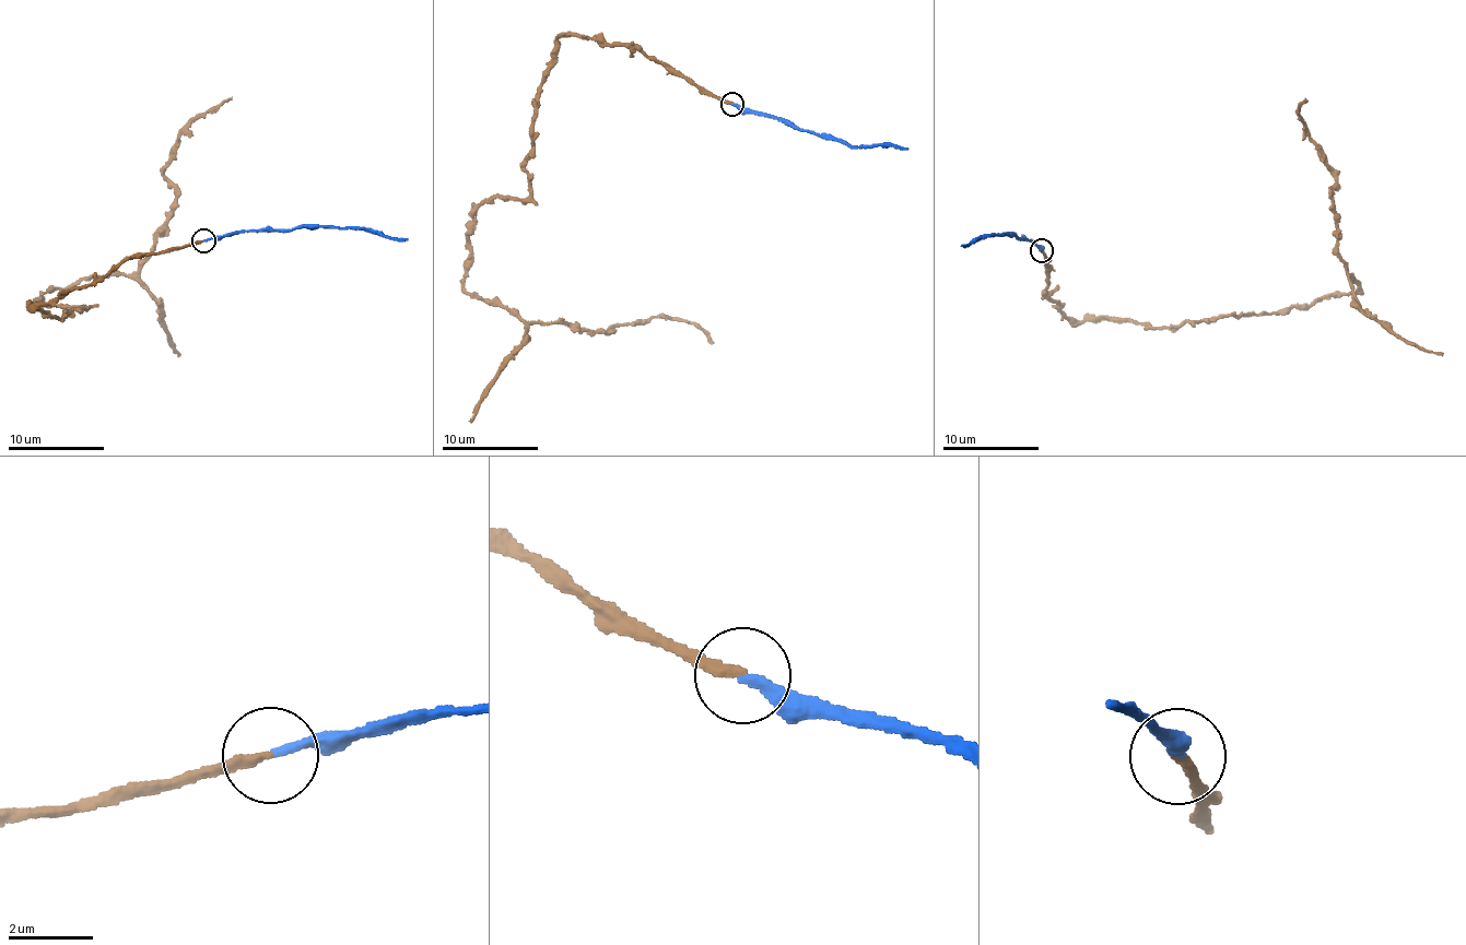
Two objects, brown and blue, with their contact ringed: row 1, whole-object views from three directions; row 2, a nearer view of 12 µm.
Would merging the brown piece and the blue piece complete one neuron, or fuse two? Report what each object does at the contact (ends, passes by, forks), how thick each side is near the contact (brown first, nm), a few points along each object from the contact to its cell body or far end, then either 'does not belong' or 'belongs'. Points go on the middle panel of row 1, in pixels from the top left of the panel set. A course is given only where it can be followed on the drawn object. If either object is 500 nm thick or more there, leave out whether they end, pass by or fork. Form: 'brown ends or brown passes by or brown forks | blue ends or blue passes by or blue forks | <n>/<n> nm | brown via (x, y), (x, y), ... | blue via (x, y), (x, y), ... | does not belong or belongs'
brown ends | blue ends | 200/220 nm | brown via (732, 103), (562, 35), (529, 193), (484, 199), (464, 279), (530, 321), (654, 317), (714, 343) | blue via (732, 103), (763, 115), (781, 117), (793, 126), (848, 144), (892, 145), (909, 150) | belongs

